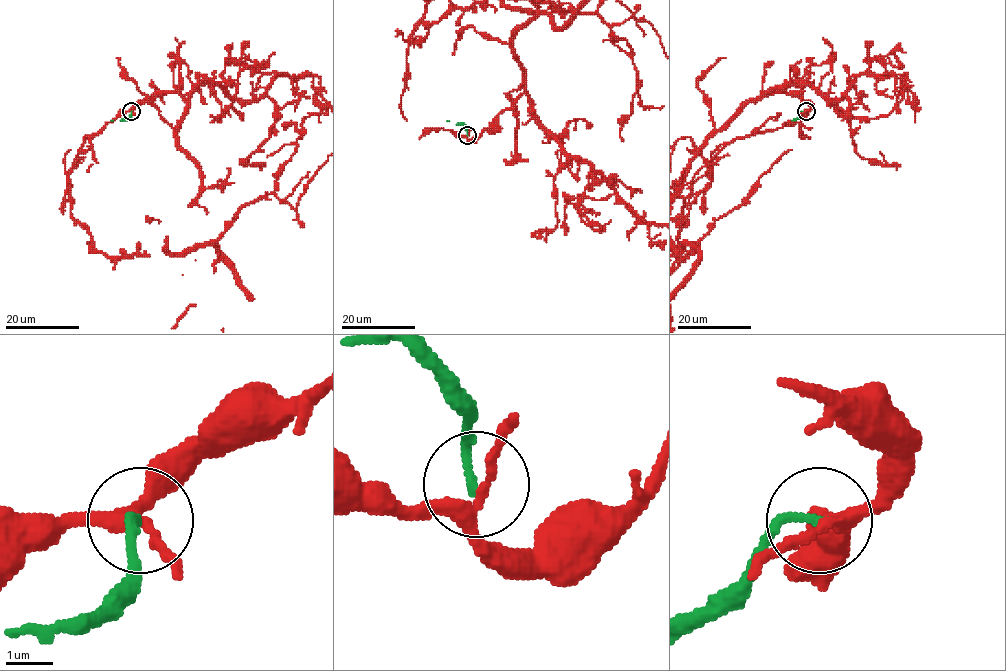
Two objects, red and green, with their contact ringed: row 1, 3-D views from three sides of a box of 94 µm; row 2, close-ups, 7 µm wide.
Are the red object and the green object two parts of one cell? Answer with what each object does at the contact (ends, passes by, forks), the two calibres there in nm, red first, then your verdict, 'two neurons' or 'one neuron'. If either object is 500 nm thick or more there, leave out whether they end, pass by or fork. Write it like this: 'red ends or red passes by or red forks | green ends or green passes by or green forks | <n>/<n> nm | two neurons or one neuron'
red forks | green ends | 240/190 nm | two neurons

